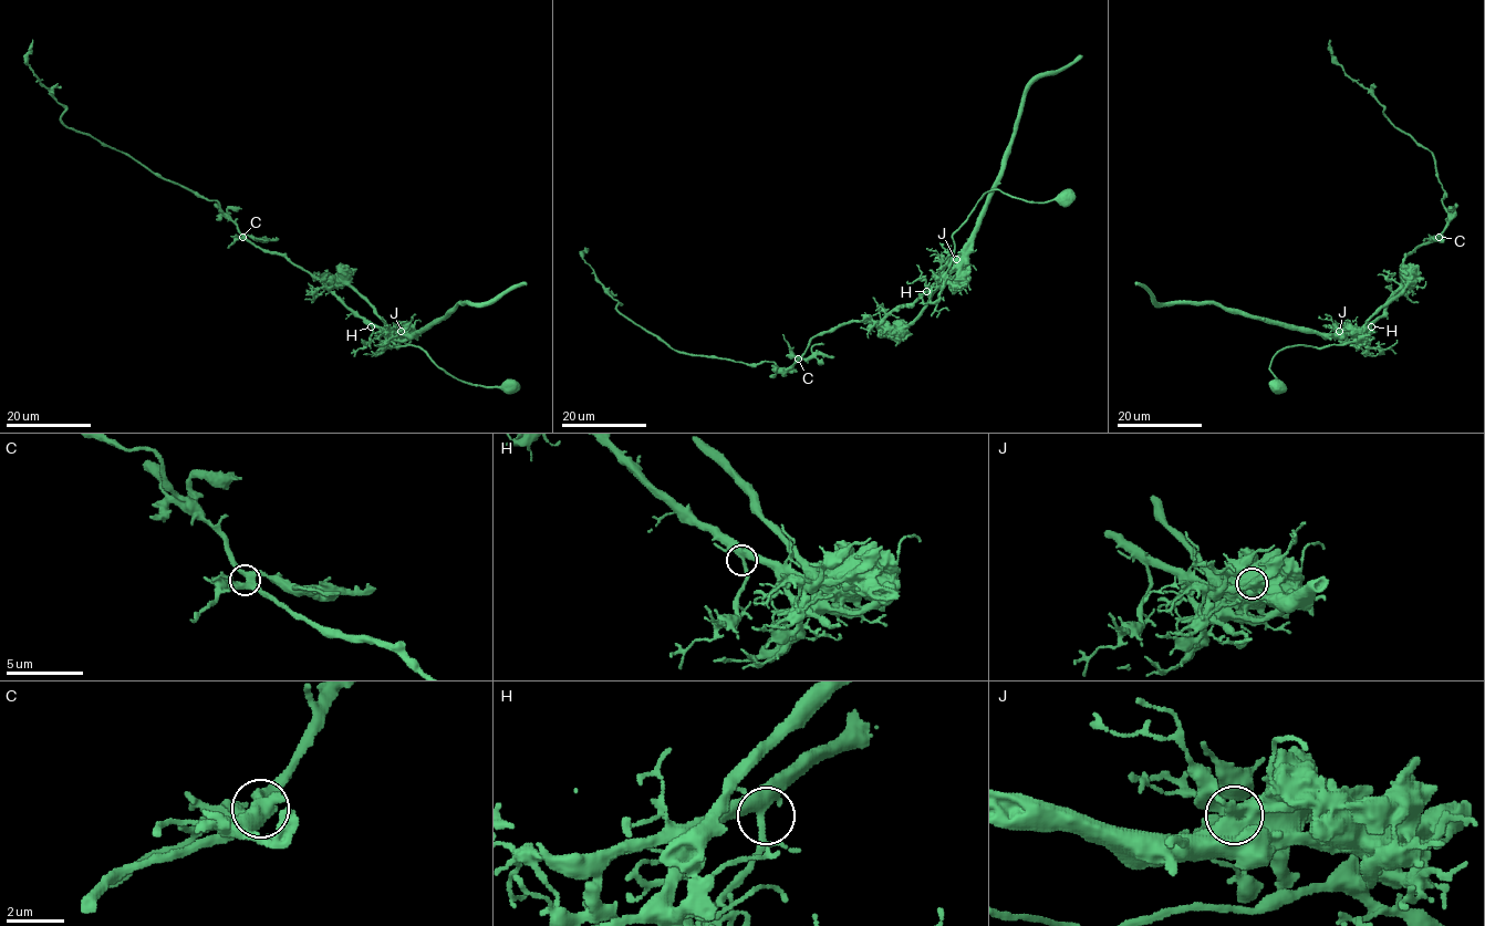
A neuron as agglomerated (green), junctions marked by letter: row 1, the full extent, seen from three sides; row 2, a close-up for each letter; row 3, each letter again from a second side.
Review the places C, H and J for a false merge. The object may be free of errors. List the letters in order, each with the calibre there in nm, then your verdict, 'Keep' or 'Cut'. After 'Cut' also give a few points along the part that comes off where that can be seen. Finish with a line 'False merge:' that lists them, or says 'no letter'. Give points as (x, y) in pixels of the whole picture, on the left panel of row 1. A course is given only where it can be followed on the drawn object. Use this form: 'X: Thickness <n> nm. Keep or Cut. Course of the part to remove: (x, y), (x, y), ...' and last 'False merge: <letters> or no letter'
C: Thickness 360 nm. Keep
H: Thickness 340 nm. Keep
J: Thickness 420 nm. Cut. Course of the part to remove: (401, 331), (366, 323), (318, 279), (249, 241), (216, 200), (66, 126), (65, 108), (28, 63), (32, 40)
False merge: J

